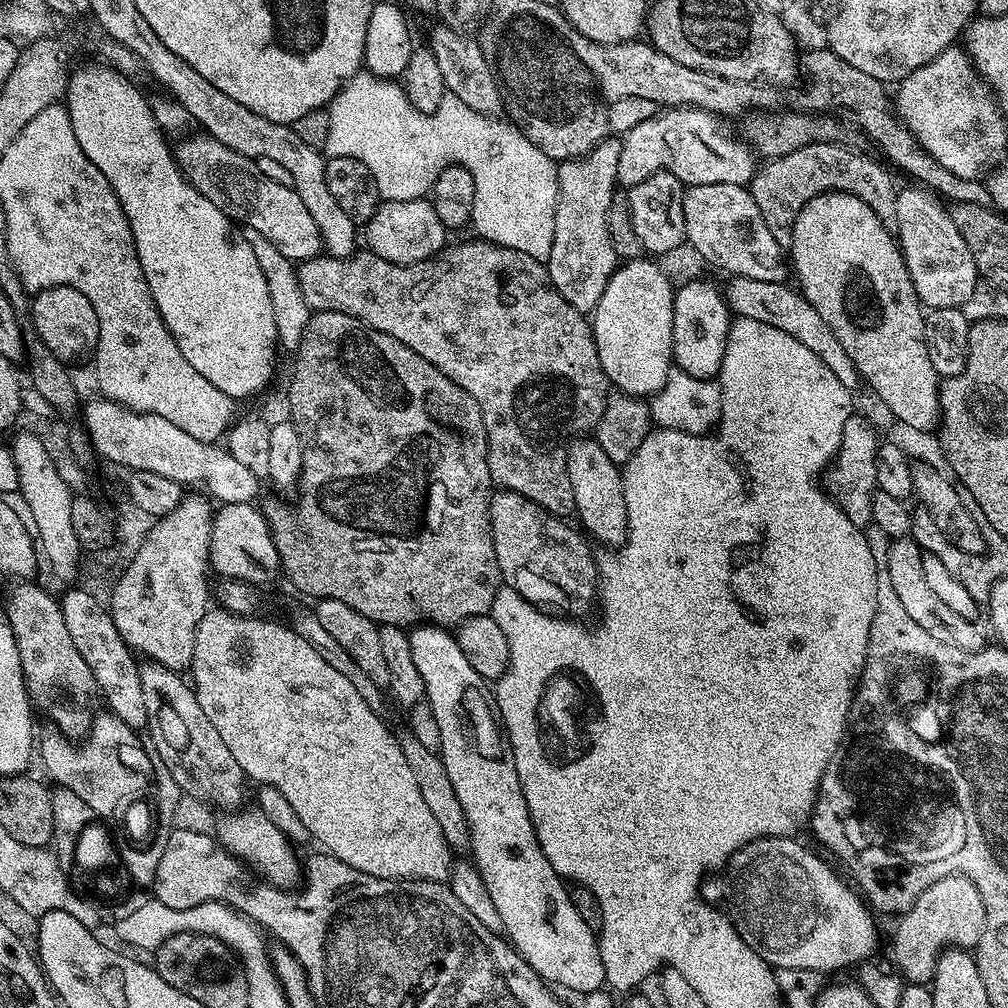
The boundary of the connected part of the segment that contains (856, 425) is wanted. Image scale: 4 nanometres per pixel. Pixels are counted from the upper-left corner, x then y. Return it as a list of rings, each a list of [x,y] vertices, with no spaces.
[[[854,414],[846,422],[846,430],[842,434],[840,449],[826,472],[826,491],[836,505],[854,522],[854,526],[867,529],[872,524],[872,495],[877,492],[876,455],[882,443],[881,437],[874,425],[859,414]]]

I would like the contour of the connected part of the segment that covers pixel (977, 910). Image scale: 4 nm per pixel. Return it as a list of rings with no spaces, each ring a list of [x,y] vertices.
[[[953,874],[926,886],[926,890],[918,894],[918,898],[908,907],[908,911],[897,919],[900,921],[897,922],[896,929],[892,932],[892,956],[896,959],[897,966],[900,967],[896,967],[899,975],[913,984],[928,984],[933,974],[936,973],[936,963],[945,948],[975,949],[976,943],[984,933],[985,919],[982,898],[966,877]]]

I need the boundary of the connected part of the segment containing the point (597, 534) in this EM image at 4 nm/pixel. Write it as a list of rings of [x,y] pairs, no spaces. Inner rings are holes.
[[[580,438],[569,447],[568,473],[570,486],[574,490],[575,515],[580,516],[581,522],[584,523],[583,531],[597,545],[604,544],[600,546],[607,546],[612,550],[619,548],[628,536],[626,494],[621,469],[610,458],[610,454],[602,450],[595,438]]]

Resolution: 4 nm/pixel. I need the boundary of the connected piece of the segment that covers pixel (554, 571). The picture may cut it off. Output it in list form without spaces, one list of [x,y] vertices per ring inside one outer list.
[[[507,490],[493,491],[492,499],[488,502],[488,513],[500,575],[507,587],[514,589],[531,604],[555,610],[560,614],[567,614],[572,618],[584,618],[591,608],[593,611],[598,600],[597,557],[594,552],[592,556],[593,545],[579,531],[576,533],[568,525],[567,519],[552,515],[542,506],[538,506],[538,502],[530,502],[530,498],[526,498],[521,492]]]

